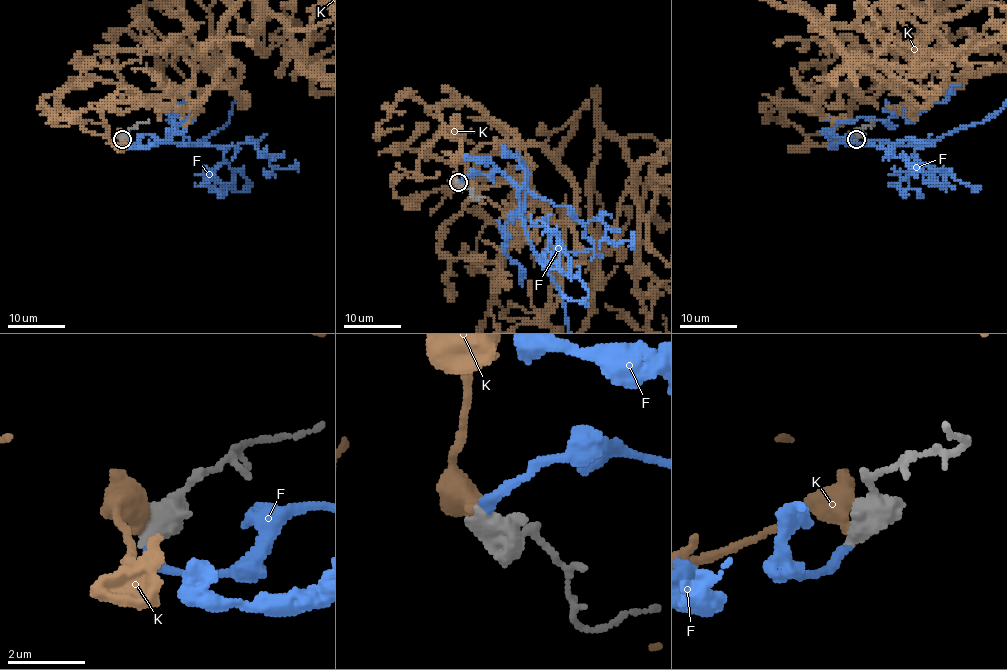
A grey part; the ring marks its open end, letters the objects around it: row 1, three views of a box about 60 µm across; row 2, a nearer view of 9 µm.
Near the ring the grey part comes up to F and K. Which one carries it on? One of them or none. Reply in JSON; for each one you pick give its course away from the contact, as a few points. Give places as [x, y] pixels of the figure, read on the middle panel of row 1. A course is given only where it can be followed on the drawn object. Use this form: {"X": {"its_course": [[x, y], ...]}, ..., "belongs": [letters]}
{"belongs": ["F"]}

